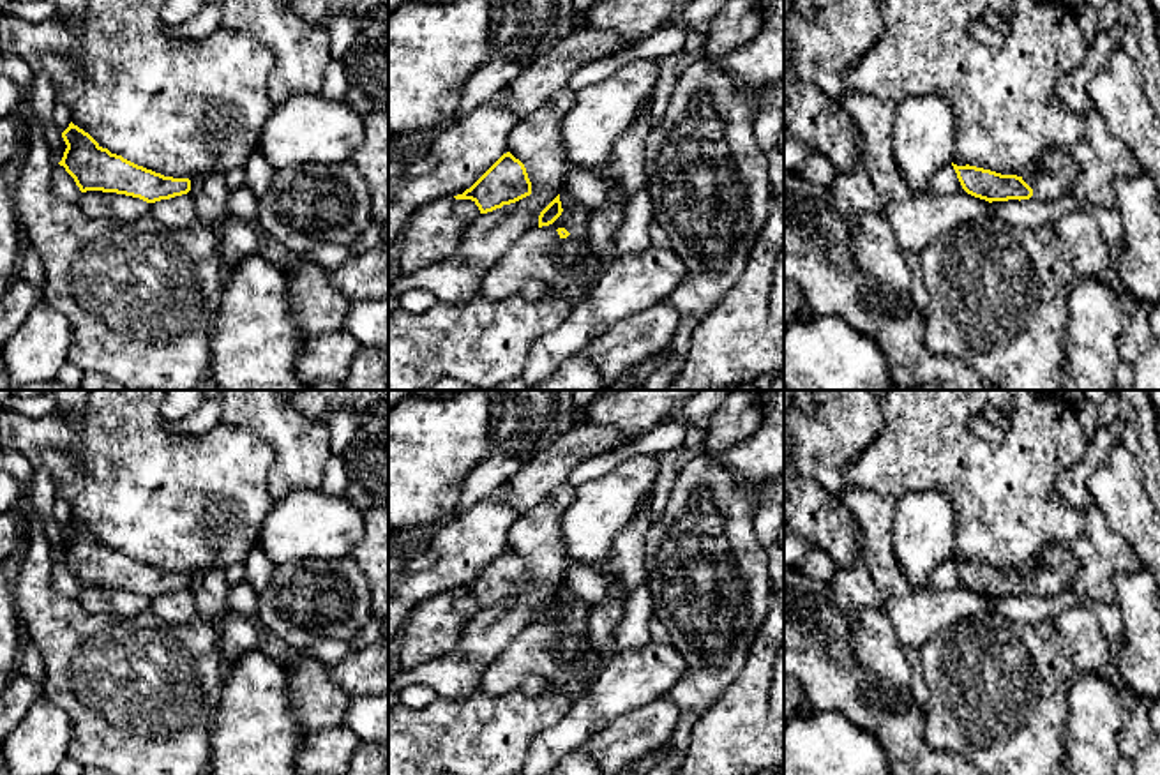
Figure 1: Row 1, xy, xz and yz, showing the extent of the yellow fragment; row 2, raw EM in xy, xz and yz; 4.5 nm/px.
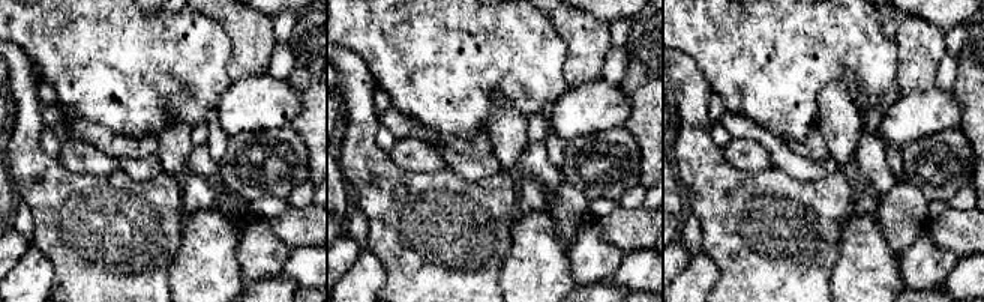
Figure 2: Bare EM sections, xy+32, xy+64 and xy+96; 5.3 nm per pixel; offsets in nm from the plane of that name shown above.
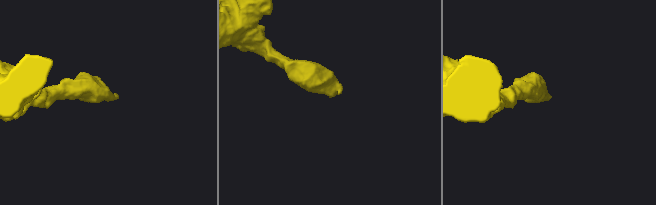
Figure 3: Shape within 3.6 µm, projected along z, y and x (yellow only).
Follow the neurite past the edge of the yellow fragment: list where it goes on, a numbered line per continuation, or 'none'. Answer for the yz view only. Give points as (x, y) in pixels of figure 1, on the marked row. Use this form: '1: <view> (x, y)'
1: yz (1060, 172)

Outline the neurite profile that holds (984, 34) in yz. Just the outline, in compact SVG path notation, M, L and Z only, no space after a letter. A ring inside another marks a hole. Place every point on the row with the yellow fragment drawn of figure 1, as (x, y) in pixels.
M983 21L971 23L969 35L976 42L989 46L989 48L994 48L994 49L1001 48L1003 41L1005 41L1003 30L992 28L989 25L985 25Z

